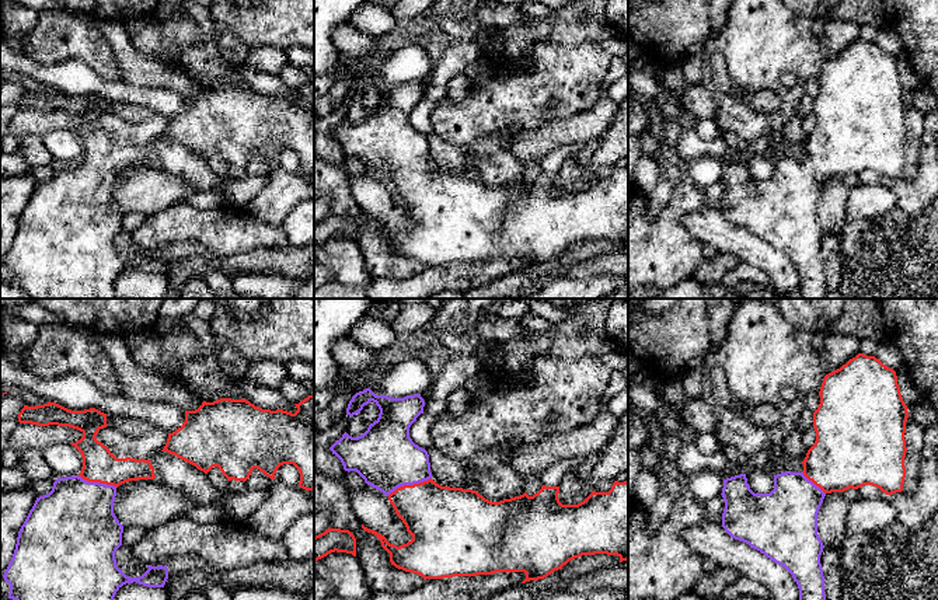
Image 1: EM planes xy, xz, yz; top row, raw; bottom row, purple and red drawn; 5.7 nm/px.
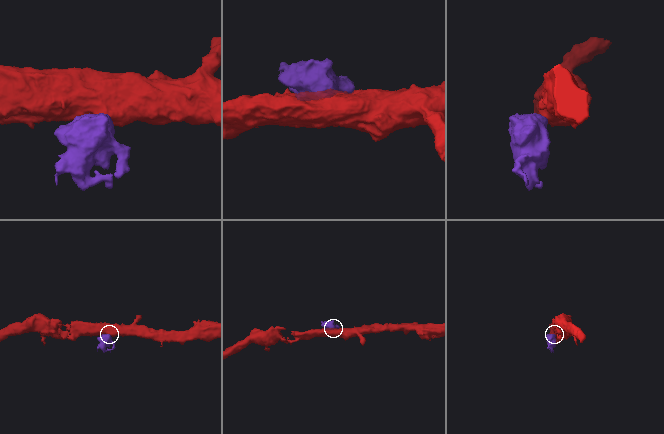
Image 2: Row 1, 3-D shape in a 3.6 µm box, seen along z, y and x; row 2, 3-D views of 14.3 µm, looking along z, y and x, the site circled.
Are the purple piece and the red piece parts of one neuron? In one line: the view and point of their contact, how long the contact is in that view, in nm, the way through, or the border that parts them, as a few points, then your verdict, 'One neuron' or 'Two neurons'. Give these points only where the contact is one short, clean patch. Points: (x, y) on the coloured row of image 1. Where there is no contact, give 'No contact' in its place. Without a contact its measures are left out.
Touches purple at xz (408, 484). Shared border 280 nm. Path across: xz (384, 456), (405, 477), (408, 484), (411, 491), (436, 516). One neuron

